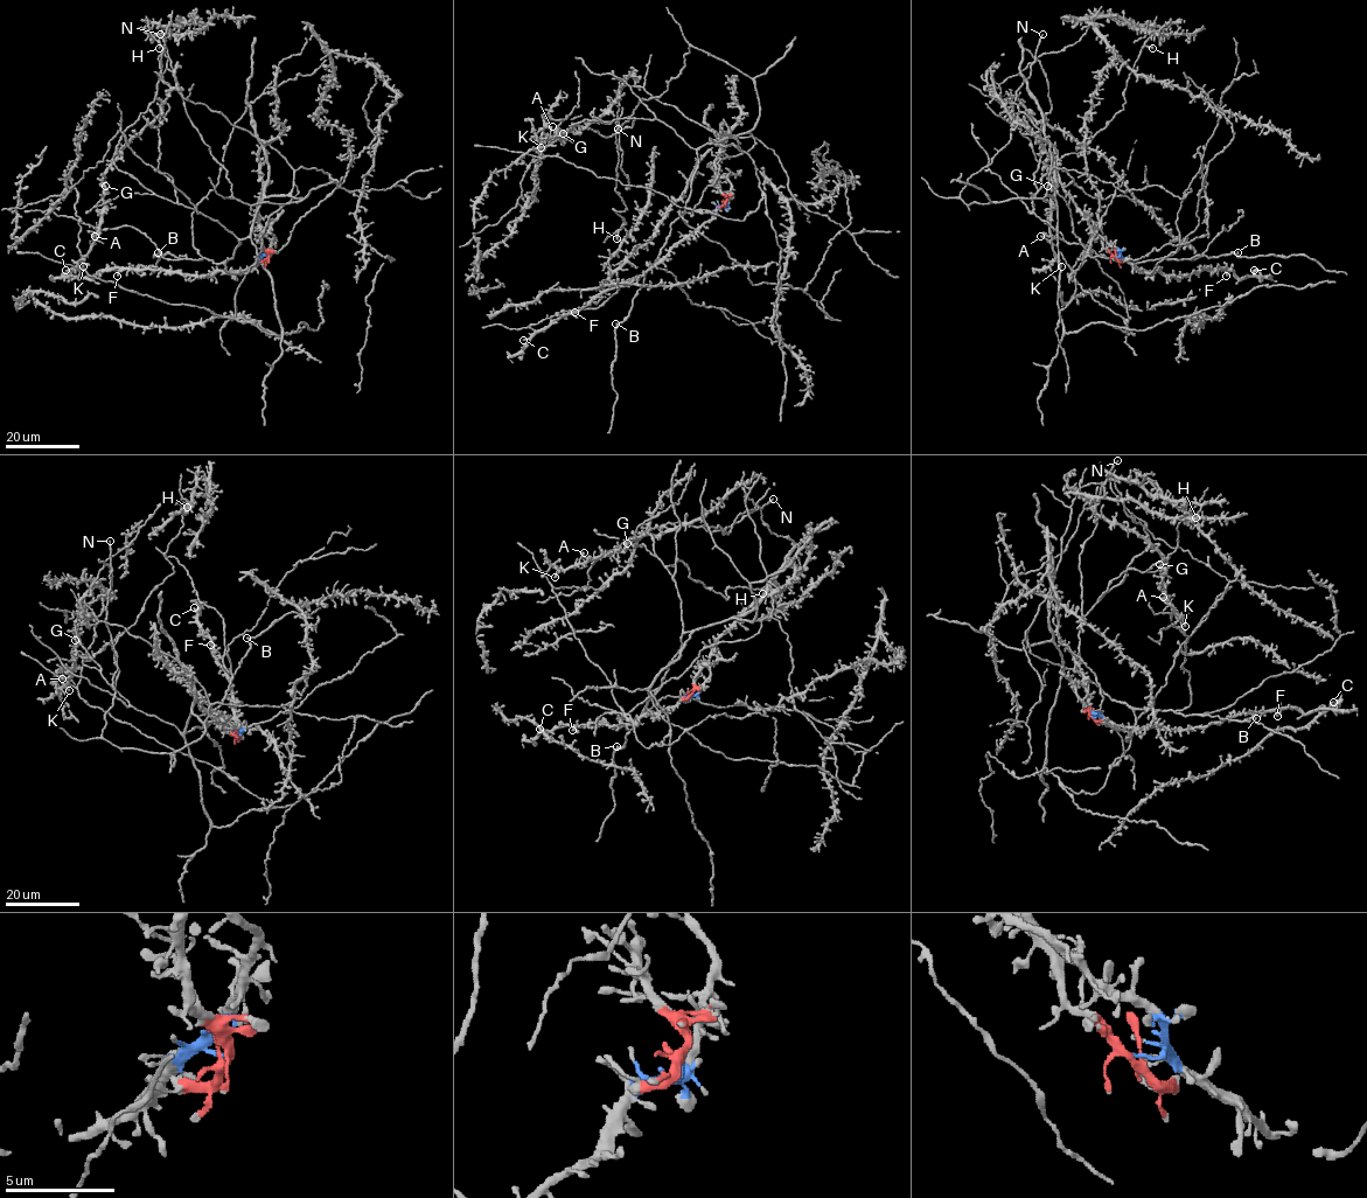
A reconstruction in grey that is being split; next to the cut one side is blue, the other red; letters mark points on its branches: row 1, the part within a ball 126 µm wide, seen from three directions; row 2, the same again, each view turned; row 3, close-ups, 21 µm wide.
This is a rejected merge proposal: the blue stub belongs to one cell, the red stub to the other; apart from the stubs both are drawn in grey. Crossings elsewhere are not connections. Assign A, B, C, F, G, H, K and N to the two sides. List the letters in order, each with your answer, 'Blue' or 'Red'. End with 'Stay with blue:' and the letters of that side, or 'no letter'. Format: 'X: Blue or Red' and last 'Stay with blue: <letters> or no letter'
A: Red
B: Red
C: Blue
F: Blue
G: Red
H: Red
K: Red
N: Red
Stay with blue: C, F

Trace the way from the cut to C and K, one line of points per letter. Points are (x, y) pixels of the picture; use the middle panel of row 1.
C: (726, 202), (660, 262), (622, 285), (601, 291), (579, 308), (560, 315), (529, 340), (523, 340)
K: (726, 202), (715, 164), (722, 136), (691, 148), (657, 119), (583, 119), (571, 126), (574, 133), (541, 147)

